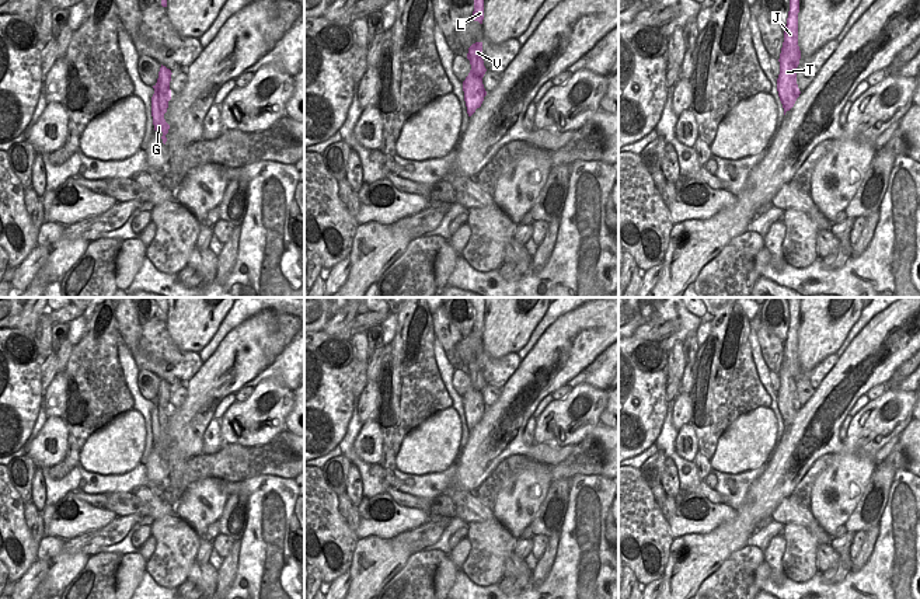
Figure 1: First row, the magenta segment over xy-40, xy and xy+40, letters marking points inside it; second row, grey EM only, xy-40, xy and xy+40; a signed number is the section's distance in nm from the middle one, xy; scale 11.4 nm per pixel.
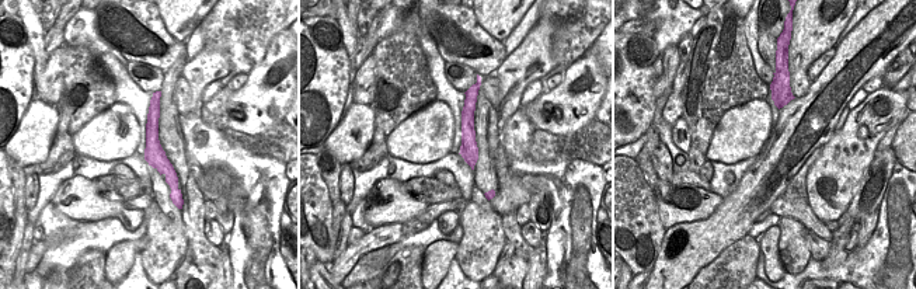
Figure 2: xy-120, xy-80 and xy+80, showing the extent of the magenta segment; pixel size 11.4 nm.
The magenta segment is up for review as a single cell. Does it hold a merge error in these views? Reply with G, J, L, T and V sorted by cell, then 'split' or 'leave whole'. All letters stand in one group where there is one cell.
G T / J L V; split

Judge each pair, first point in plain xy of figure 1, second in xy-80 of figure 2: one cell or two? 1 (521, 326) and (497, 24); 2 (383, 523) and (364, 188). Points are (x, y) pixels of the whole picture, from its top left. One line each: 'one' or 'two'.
1: one
2: two

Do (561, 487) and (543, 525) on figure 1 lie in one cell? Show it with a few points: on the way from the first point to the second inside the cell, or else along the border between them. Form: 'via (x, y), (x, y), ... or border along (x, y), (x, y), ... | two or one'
via (553, 497), (542, 515) | one

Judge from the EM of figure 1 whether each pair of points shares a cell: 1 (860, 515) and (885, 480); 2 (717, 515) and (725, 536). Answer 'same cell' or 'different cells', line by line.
1: same cell
2: different cells

